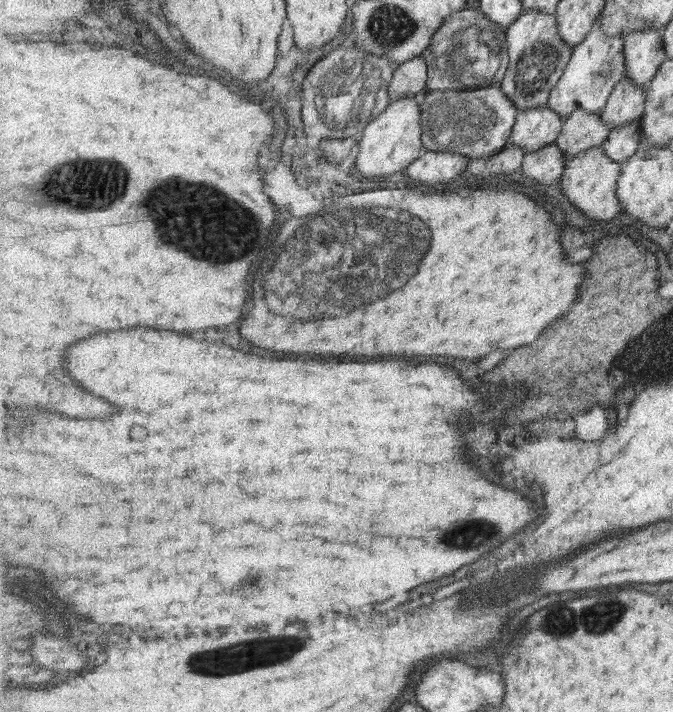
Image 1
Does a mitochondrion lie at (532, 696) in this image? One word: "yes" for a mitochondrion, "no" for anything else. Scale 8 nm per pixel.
no

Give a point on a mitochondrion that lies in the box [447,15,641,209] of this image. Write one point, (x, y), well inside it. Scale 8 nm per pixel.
(541, 62)

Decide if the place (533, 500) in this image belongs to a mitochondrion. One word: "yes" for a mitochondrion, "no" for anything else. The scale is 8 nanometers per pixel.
no

